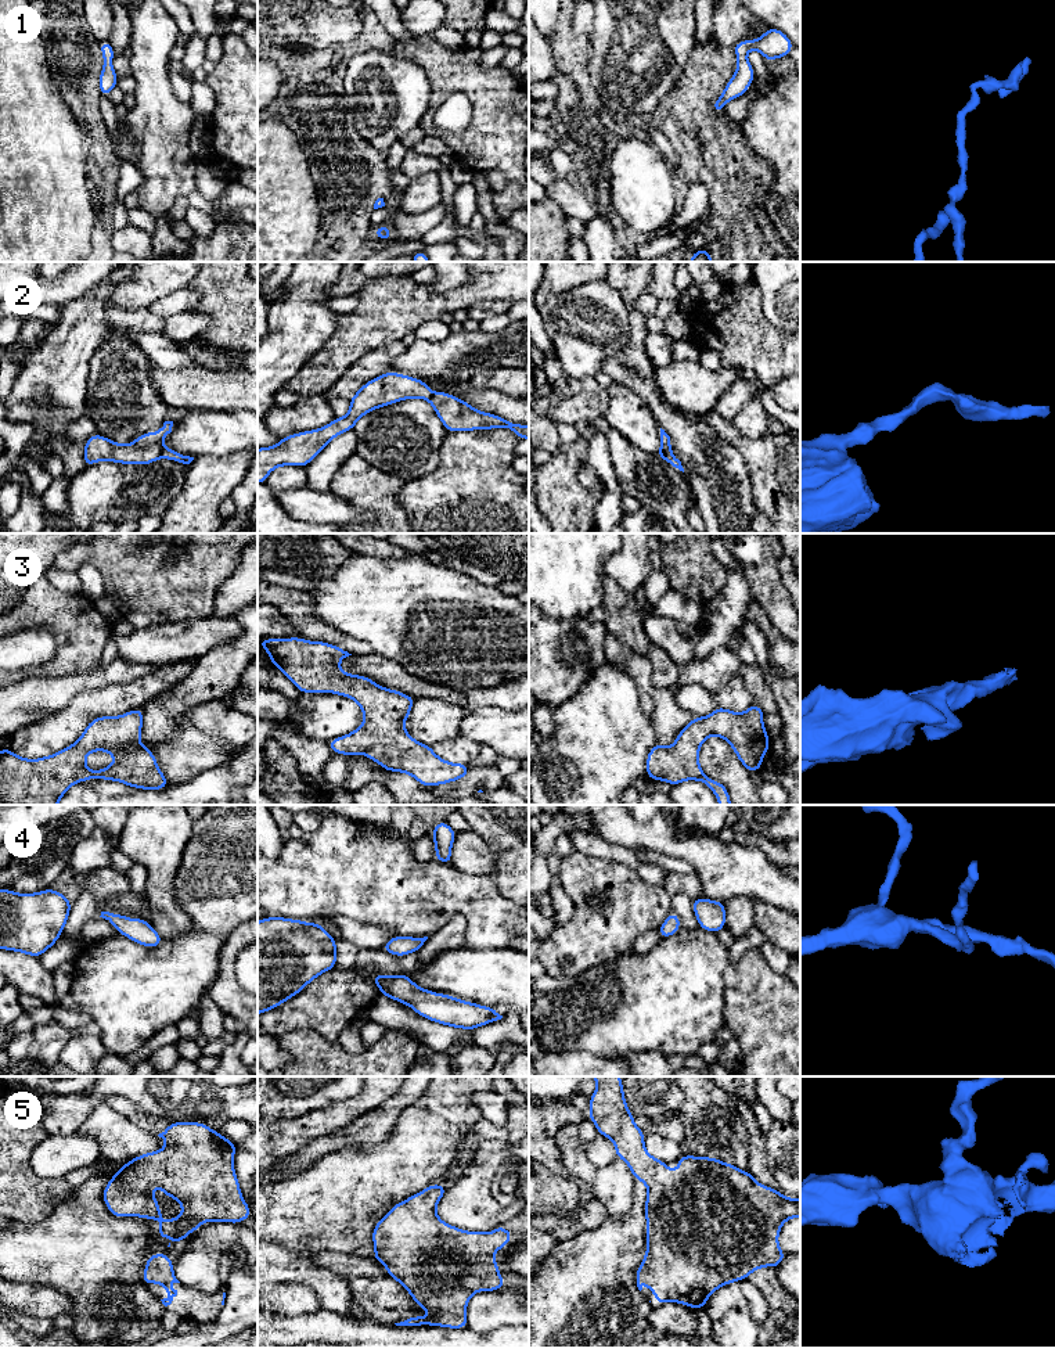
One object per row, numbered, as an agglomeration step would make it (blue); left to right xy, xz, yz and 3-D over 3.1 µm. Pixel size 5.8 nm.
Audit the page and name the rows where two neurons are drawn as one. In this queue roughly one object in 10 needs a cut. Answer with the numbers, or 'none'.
none

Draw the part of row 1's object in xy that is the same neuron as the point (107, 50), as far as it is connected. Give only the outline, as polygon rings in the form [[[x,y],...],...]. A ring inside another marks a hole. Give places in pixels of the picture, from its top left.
[[[100,42],[100,50],[104,57],[104,64],[100,73],[98,87],[100,94],[108,97],[112,89],[118,86],[119,80],[112,66],[112,58],[115,57],[115,53],[109,42]]]

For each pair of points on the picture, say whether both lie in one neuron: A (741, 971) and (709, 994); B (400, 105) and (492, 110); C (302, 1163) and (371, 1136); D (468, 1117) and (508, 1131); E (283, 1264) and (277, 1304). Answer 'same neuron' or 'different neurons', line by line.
A: different neurons
B: different neurons
C: same neuron
D: different neurons
E: different neurons

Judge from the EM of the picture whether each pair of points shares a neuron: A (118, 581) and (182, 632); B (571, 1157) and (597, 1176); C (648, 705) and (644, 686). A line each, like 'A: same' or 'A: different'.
A: different
B: same
C: same

